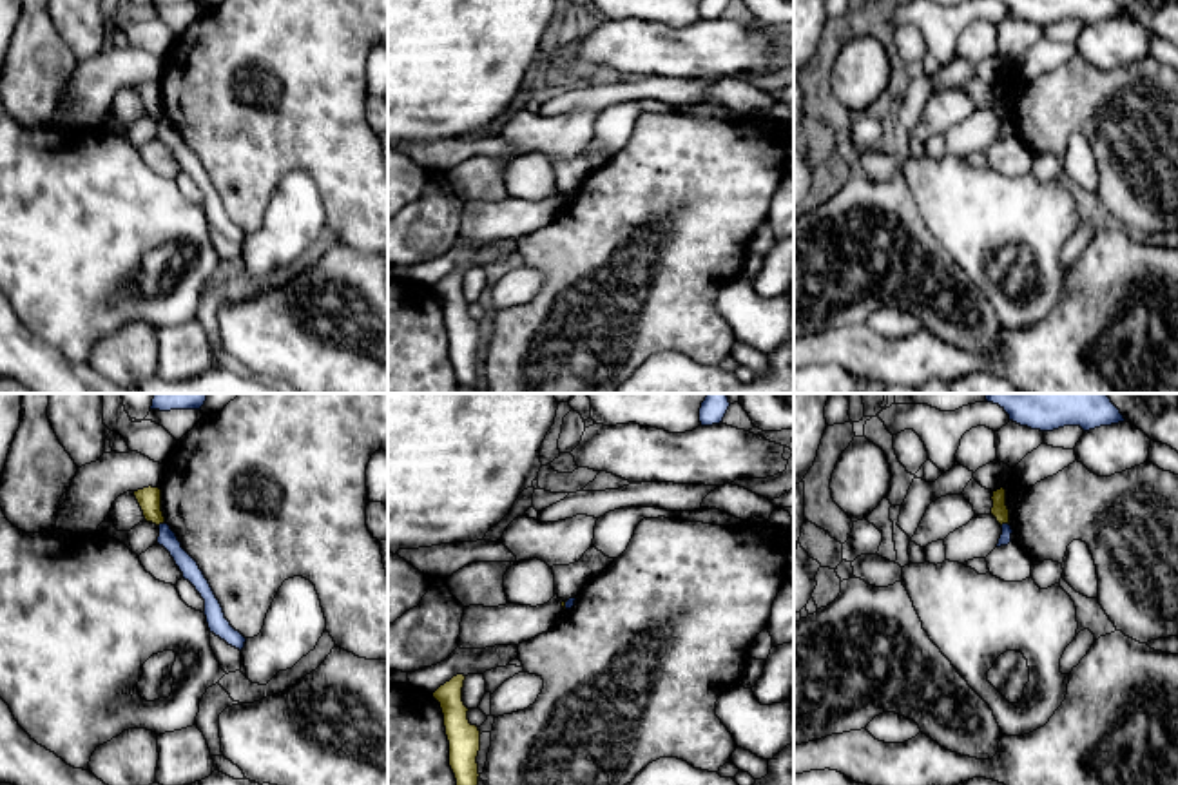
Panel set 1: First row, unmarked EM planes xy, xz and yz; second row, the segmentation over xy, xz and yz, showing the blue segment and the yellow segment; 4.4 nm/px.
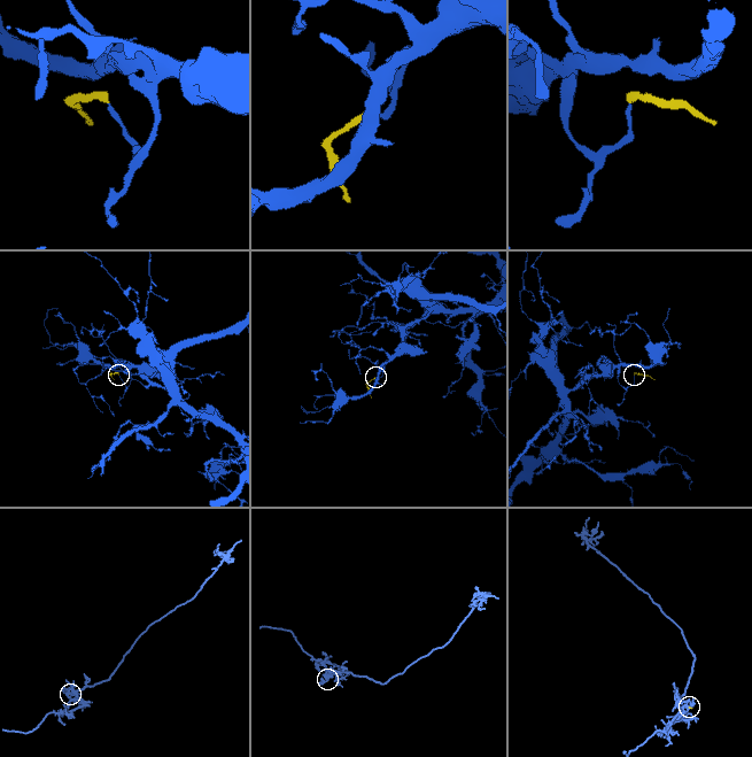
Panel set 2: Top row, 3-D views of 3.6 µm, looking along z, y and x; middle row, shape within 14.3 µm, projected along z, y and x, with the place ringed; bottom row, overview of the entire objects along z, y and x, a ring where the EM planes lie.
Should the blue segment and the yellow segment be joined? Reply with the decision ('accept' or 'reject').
reject

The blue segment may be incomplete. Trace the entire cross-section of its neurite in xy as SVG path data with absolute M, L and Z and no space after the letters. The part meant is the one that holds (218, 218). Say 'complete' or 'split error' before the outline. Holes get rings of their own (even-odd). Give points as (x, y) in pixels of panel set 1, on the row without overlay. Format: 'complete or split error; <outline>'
complete; M163 116L158 121L159 121L158 138L170 147L176 160L183 167L183 172L188 174L205 194L203 207L207 210L210 227L214 227L228 239L241 245L245 241L246 232L239 225L236 225L225 212L223 201L216 192L203 165L199 163L198 156L181 141L181 136L178 134L176 127L170 123L169 118Z

